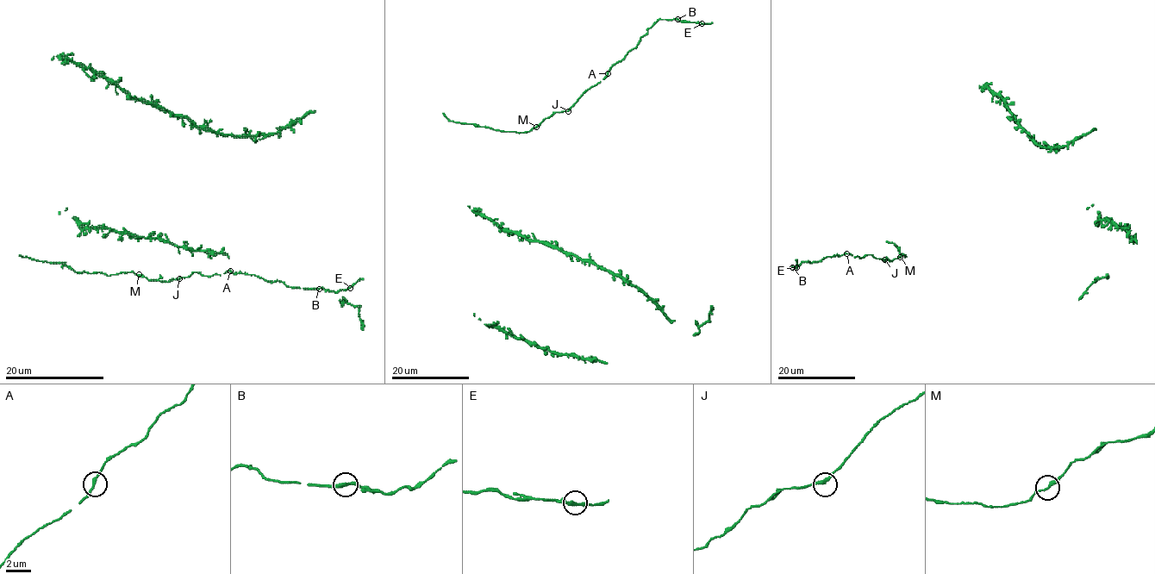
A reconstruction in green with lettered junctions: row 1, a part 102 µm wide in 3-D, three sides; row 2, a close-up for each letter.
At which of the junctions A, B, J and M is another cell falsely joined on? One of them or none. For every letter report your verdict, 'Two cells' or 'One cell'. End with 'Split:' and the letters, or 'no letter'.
A: One cell
B: One cell
J: One cell
M: One cell
Split: no letter

